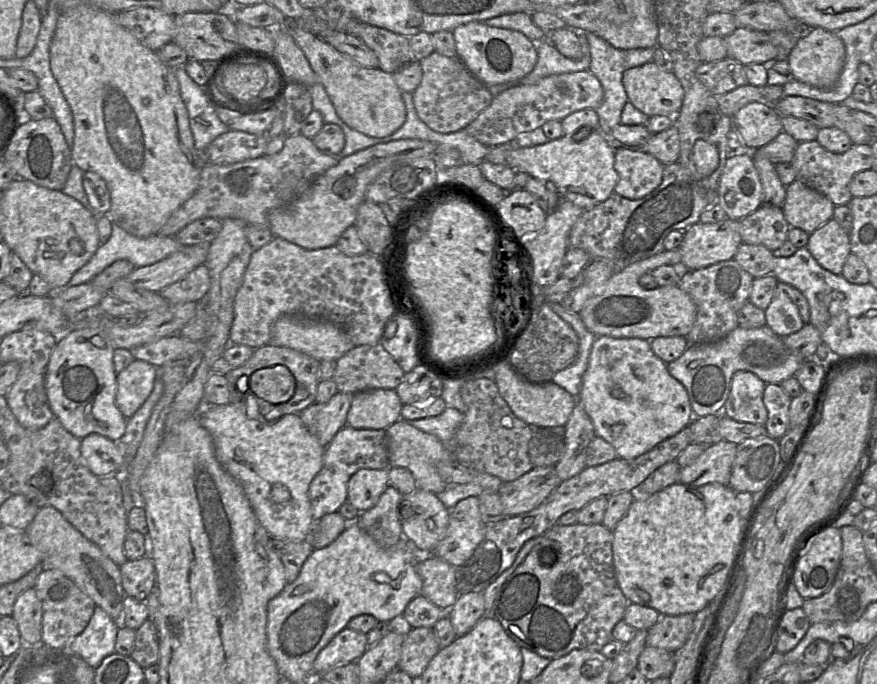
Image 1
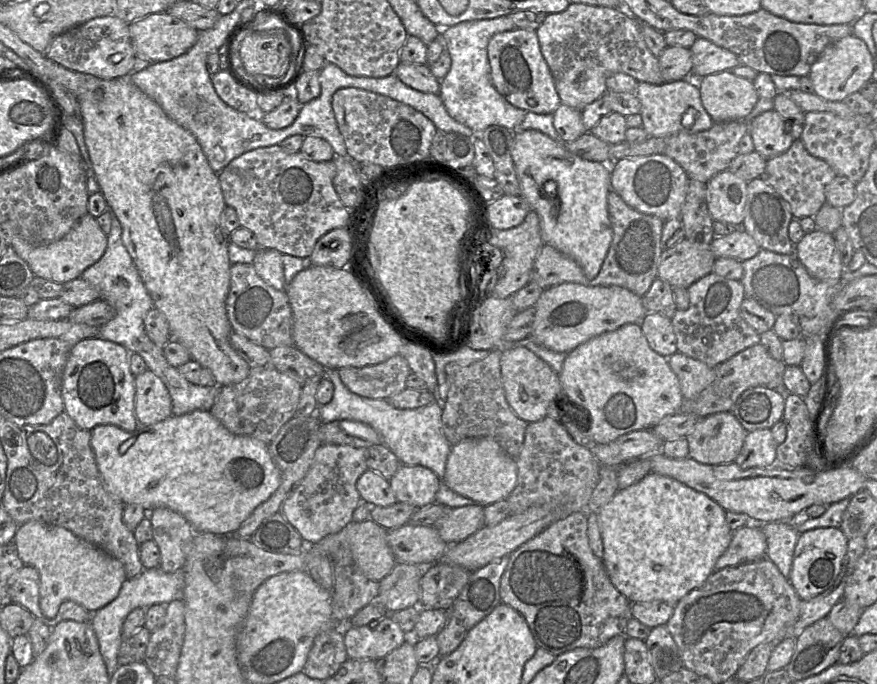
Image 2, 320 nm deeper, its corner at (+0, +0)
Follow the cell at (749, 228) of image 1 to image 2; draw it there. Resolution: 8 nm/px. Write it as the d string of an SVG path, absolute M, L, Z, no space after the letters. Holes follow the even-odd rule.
M738 227L729 235L715 237L710 249L716 258L733 258L741 262L753 258L761 250L742 227Z

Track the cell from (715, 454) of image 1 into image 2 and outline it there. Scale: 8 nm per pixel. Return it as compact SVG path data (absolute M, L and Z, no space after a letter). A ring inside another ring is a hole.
M770 429L749 432L734 462L742 469L775 466L777 447Z

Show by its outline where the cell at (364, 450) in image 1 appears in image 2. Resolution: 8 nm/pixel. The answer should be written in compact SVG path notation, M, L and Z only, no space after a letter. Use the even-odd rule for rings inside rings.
M321 444L316 450L306 476L285 499L280 510L305 544L315 544L352 521L353 512L362 502L356 482L368 469L366 450L365 447L340 444Z

